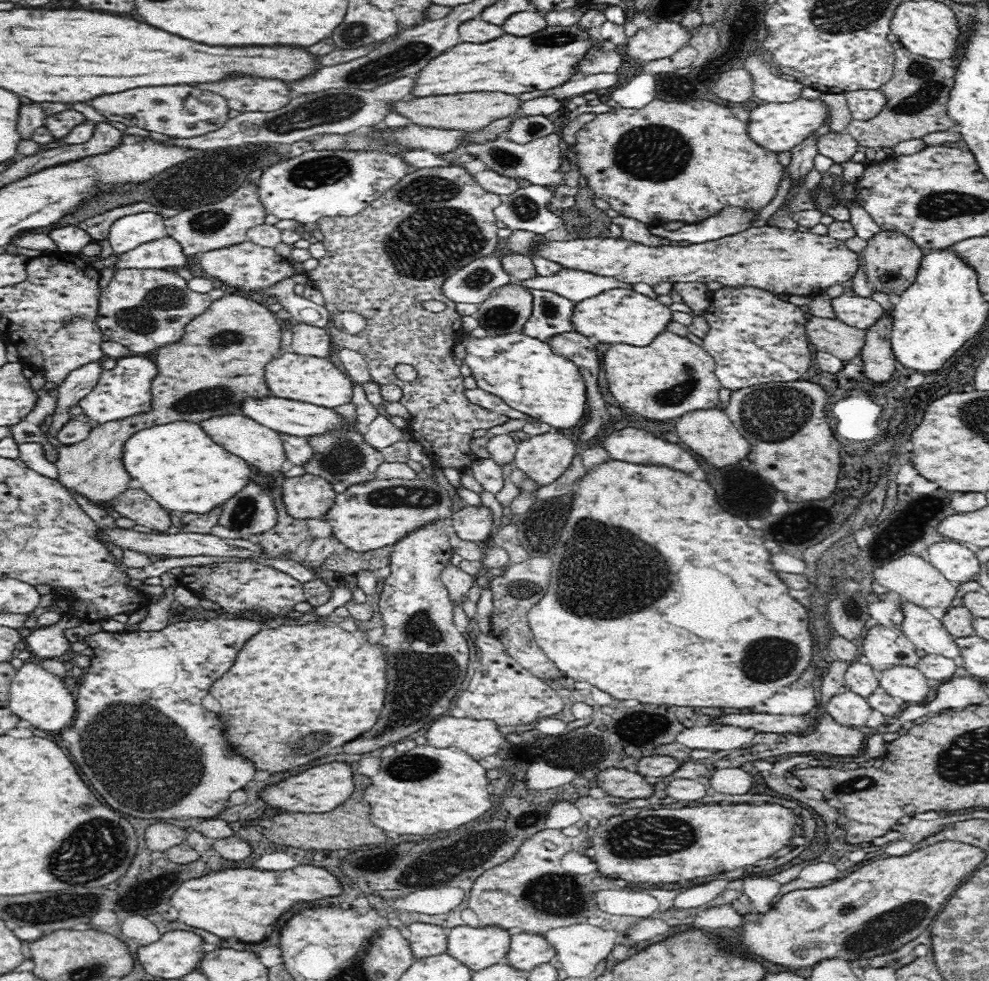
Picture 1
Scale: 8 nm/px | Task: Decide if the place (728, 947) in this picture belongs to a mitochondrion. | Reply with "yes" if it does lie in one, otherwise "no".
no

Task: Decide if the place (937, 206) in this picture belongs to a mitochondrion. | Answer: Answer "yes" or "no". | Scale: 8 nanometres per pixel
yes

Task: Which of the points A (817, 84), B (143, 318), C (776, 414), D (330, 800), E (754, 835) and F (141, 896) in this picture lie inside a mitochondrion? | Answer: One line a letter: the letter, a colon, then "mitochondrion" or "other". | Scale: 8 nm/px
A: other
B: mitochondrion
C: mitochondrion
D: other
E: other
F: mitochondrion

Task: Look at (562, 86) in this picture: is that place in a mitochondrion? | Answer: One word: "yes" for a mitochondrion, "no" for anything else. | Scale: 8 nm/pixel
no

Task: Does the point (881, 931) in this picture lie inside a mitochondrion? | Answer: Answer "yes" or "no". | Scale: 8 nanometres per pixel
yes

